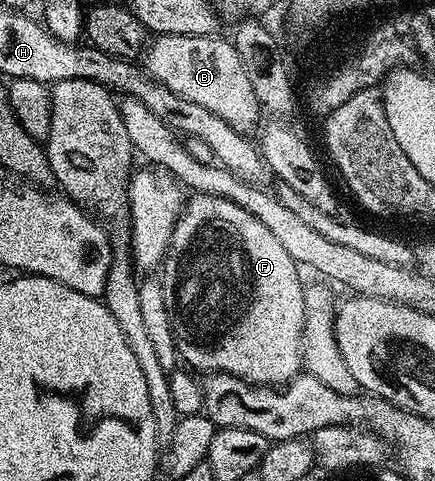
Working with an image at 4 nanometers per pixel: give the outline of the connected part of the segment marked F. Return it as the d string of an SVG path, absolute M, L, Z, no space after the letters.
M213 195L191 196L192 200L183 204L180 219L176 222L176 228L172 239L168 242L168 250L162 260L164 275L164 296L172 322L172 332L176 338L176 353L181 360L184 359L189 368L196 373L215 373L221 371L227 375L233 375L239 379L245 379L248 383L254 383L257 387L275 387L288 383L302 371L302 348L304 346L304 293L305 284L300 284L301 268L292 260L290 253L282 249L282 244L275 239L274 233L254 217L254 213L246 213L242 205L234 205L234 201L226 201L222 197Z

